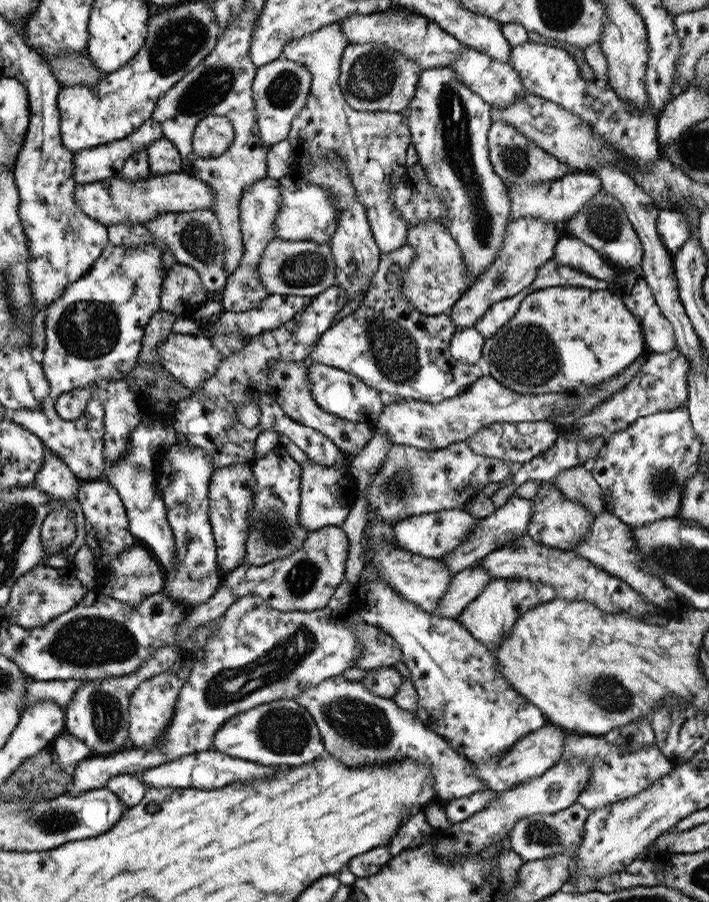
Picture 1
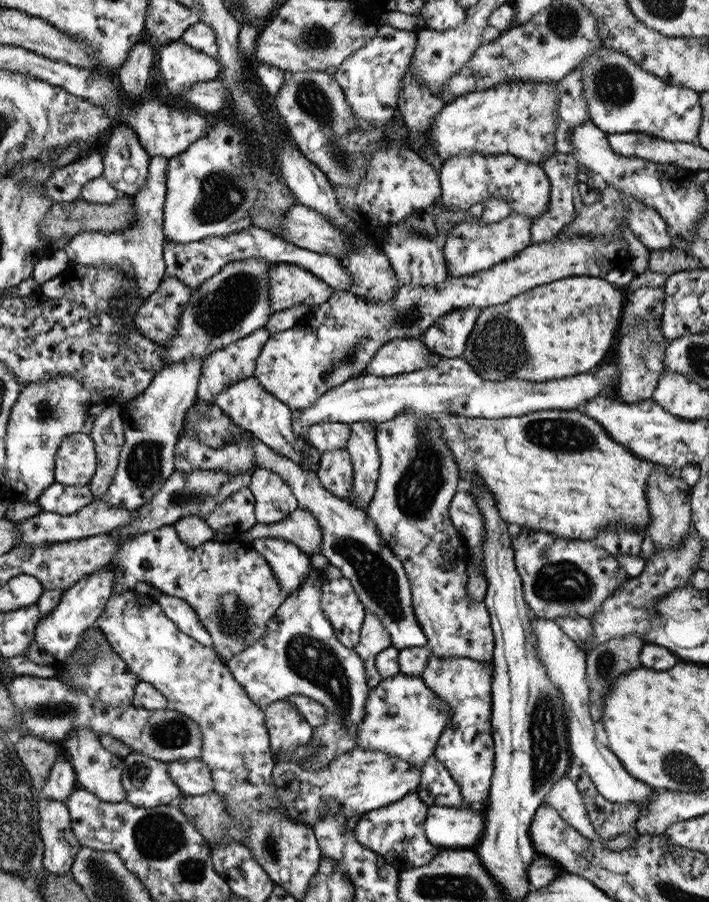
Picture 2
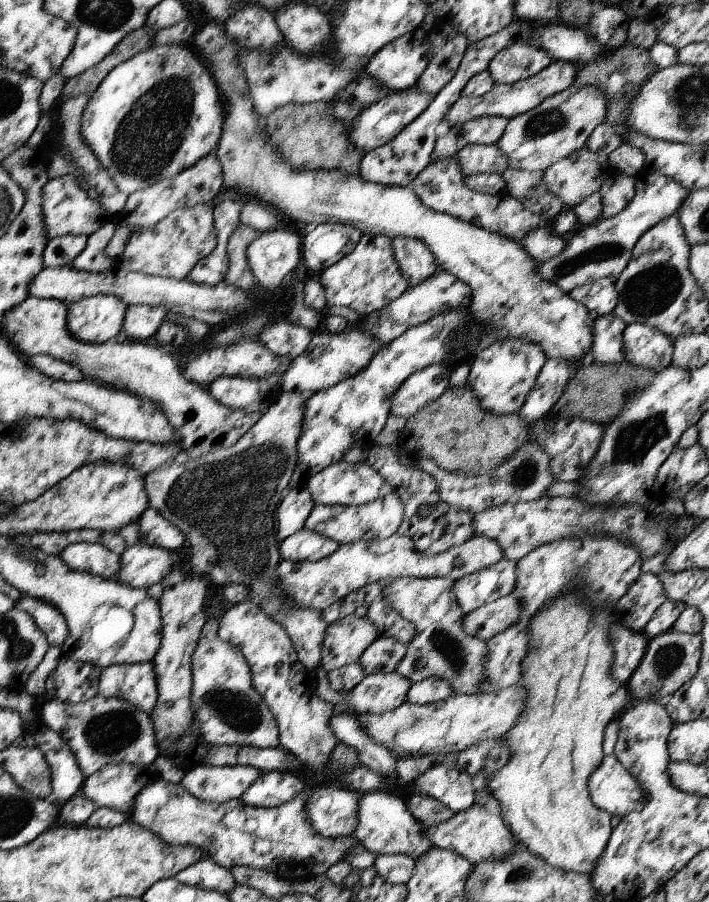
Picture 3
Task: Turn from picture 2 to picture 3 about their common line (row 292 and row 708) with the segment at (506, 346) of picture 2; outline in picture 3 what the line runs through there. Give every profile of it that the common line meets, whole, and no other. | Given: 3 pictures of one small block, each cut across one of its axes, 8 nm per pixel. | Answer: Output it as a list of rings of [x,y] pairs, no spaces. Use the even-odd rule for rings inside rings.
[[[567,588],[554,596],[551,600],[545,601],[531,616],[528,623],[525,623],[525,634],[528,643],[525,645],[524,655],[520,660],[520,678],[517,679],[517,685],[526,693],[521,712],[512,727],[504,735],[498,737],[501,745],[508,749],[508,757],[505,764],[497,770],[491,771],[486,777],[486,791],[496,805],[502,821],[505,826],[512,832],[514,839],[523,844],[524,847],[532,854],[543,859],[551,866],[561,868],[562,871],[571,871],[585,873],[590,876],[597,857],[604,851],[608,838],[610,837],[611,816],[600,808],[597,808],[587,794],[587,783],[589,776],[599,766],[603,755],[601,753],[601,740],[603,730],[607,722],[619,716],[623,709],[630,703],[638,703],[639,700],[632,700],[625,684],[617,682],[612,676],[609,676],[609,668],[612,667],[611,660],[614,660],[614,652],[607,640],[607,630],[609,630],[609,608],[603,610],[593,610],[589,604],[585,604],[582,596],[579,596],[577,590]]]

